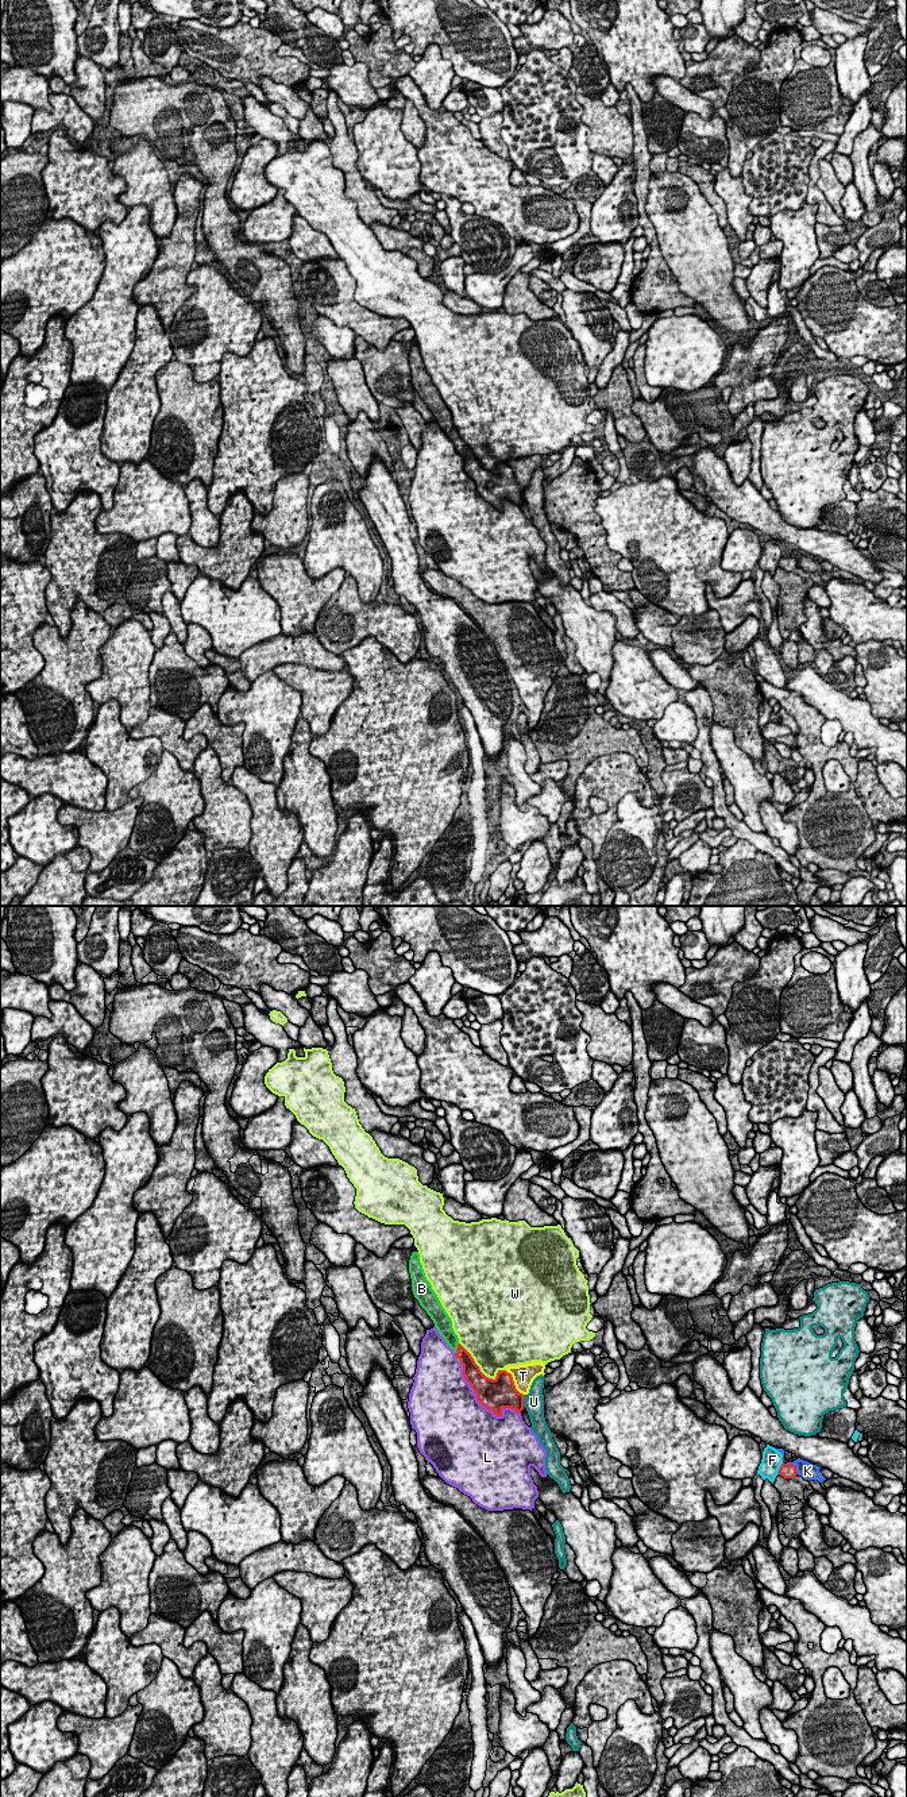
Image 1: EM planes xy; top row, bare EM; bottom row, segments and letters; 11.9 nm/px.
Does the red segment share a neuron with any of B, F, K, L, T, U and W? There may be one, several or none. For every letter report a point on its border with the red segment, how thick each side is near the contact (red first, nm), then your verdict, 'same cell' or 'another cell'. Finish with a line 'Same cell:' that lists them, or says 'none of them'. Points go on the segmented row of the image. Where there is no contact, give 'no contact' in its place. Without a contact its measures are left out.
B: meets red in xy at (458, 1349); 160 nm thick on the red side, 160 nm on the other; same cell
F: meets red in xy at (780, 1468); 190 nm thick on the red side, 240 nm on the other; another cell
K: meets red in xy at (795, 1466); 190 nm thick on the red side, 200 nm on the other; another cell
L: meets red in xy at (482, 1404); 380 nm thick on the red side, 500 nm on the other; another cell
T: meets red in xy at (513, 1383); 360 nm thick on the red side, 260 nm on the other; another cell
U: meets red in xy at (523, 1400); 320 nm thick on the red side, 240 nm on the other; another cell
W: meets red in xy at (479, 1369); 260 nm thick on the red side, 440 nm on the other; another cell
Same cell: B

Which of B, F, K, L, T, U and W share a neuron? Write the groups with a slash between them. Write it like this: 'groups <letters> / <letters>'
groups B / F / K / L / T / U / W

